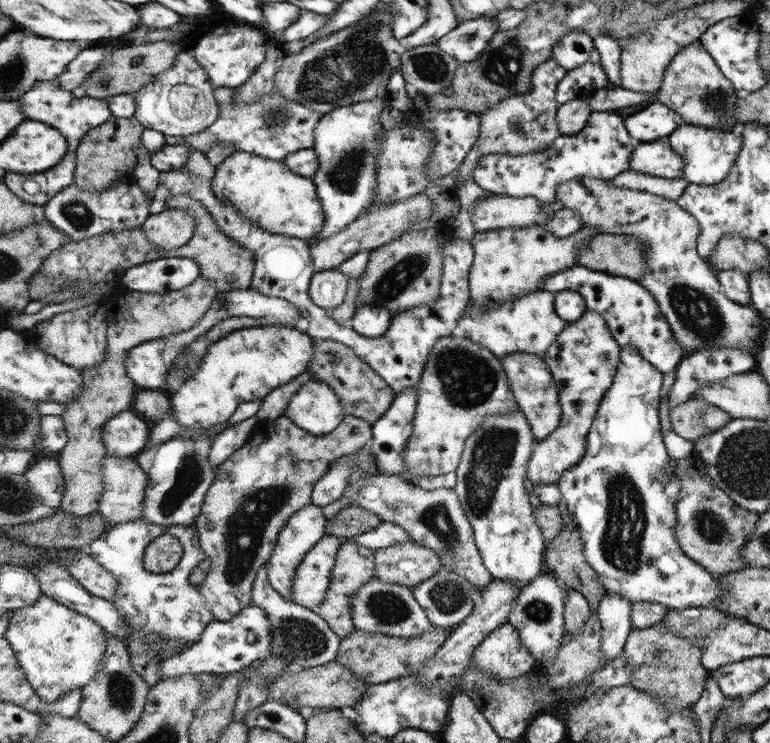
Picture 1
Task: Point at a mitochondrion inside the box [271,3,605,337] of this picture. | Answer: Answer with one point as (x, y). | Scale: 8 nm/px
(350, 67)

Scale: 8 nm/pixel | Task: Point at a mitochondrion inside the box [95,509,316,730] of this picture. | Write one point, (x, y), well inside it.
(120, 690)

